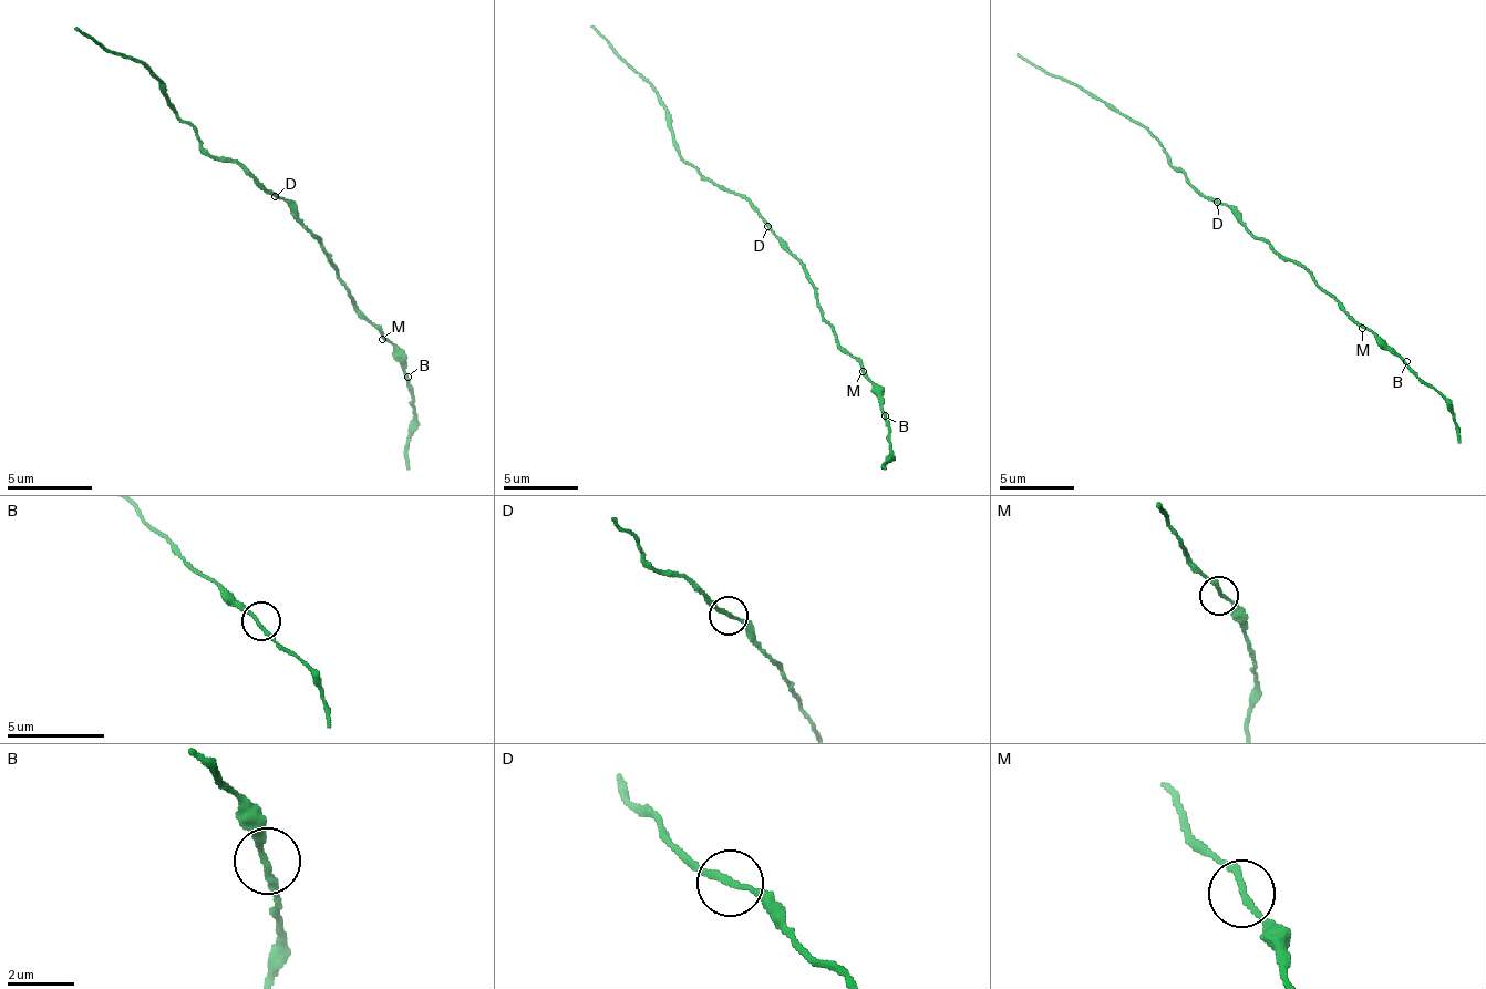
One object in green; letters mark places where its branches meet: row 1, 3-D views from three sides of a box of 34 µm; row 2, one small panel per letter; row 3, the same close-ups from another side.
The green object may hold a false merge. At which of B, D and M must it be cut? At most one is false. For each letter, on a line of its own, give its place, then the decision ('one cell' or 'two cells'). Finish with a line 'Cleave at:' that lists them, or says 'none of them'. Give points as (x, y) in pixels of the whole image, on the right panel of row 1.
B: (1406, 361) | one cell
D: (1217, 202) | one cell
M: (1362, 328) | one cell
Cleave at: none of them

